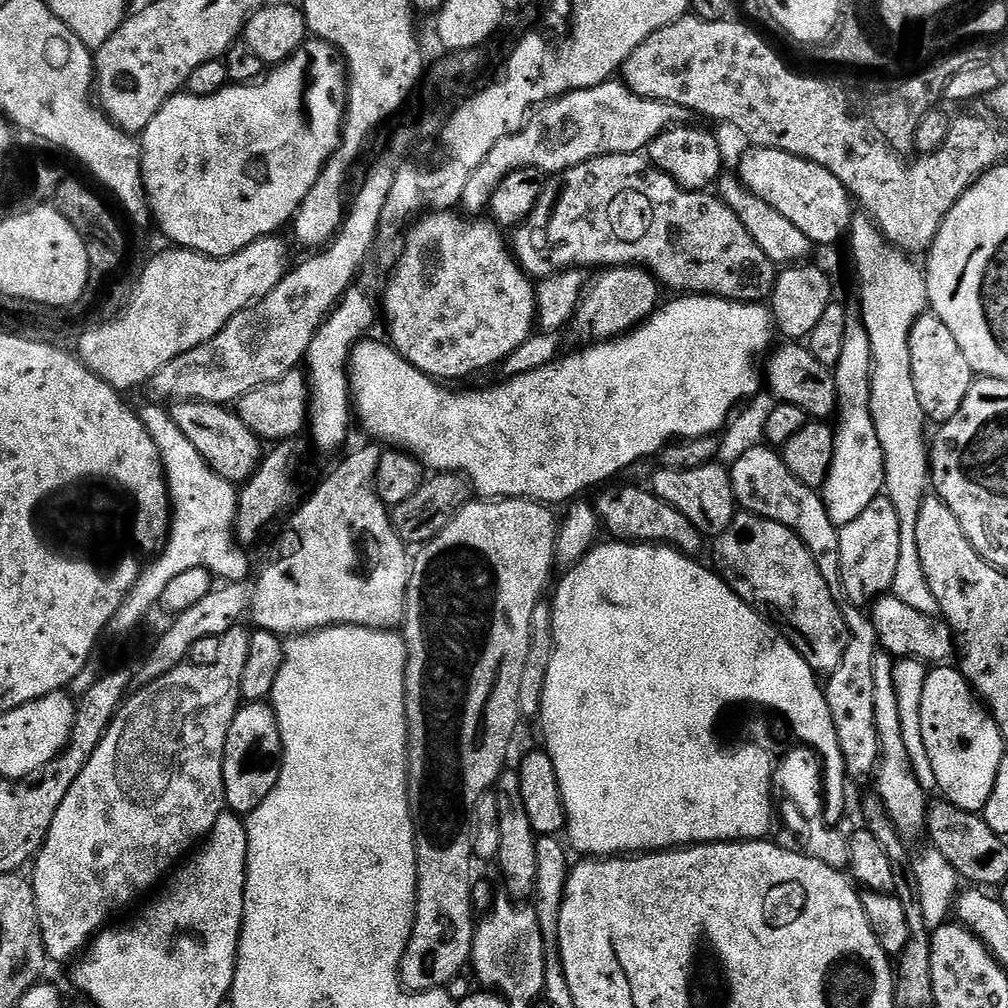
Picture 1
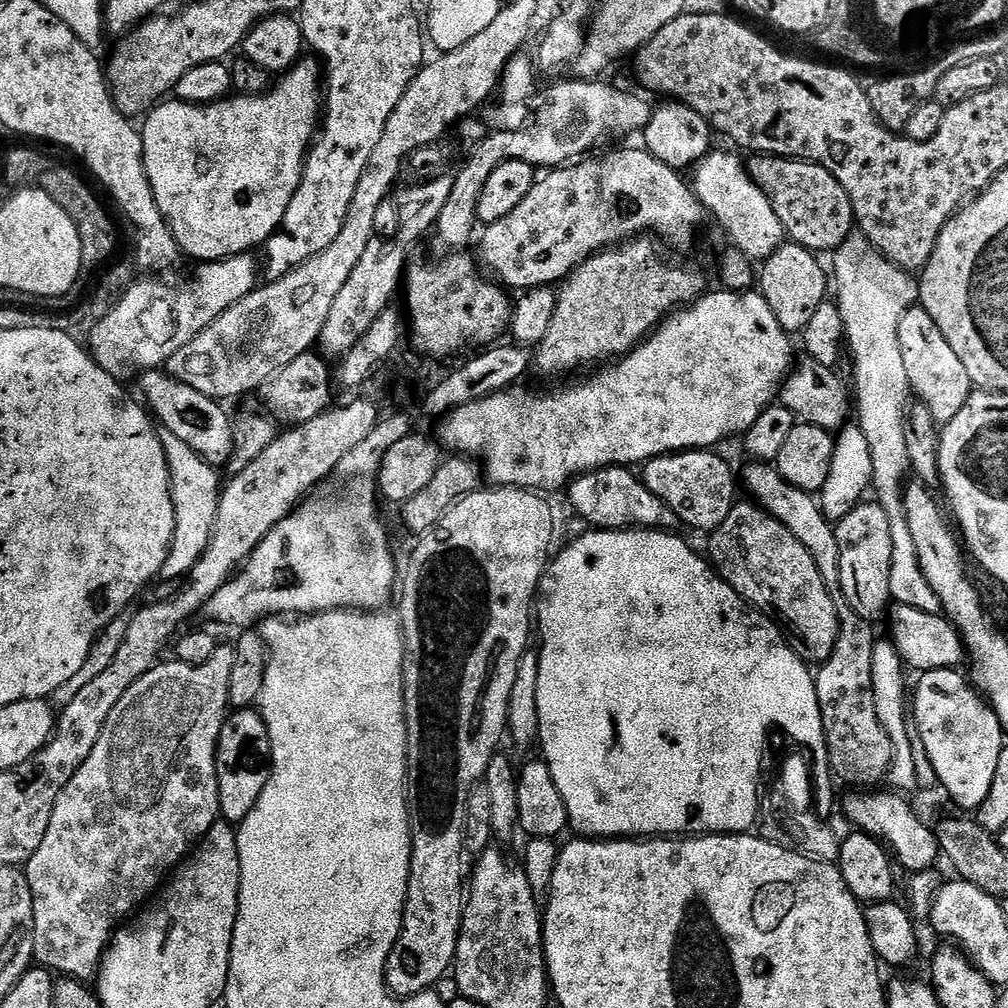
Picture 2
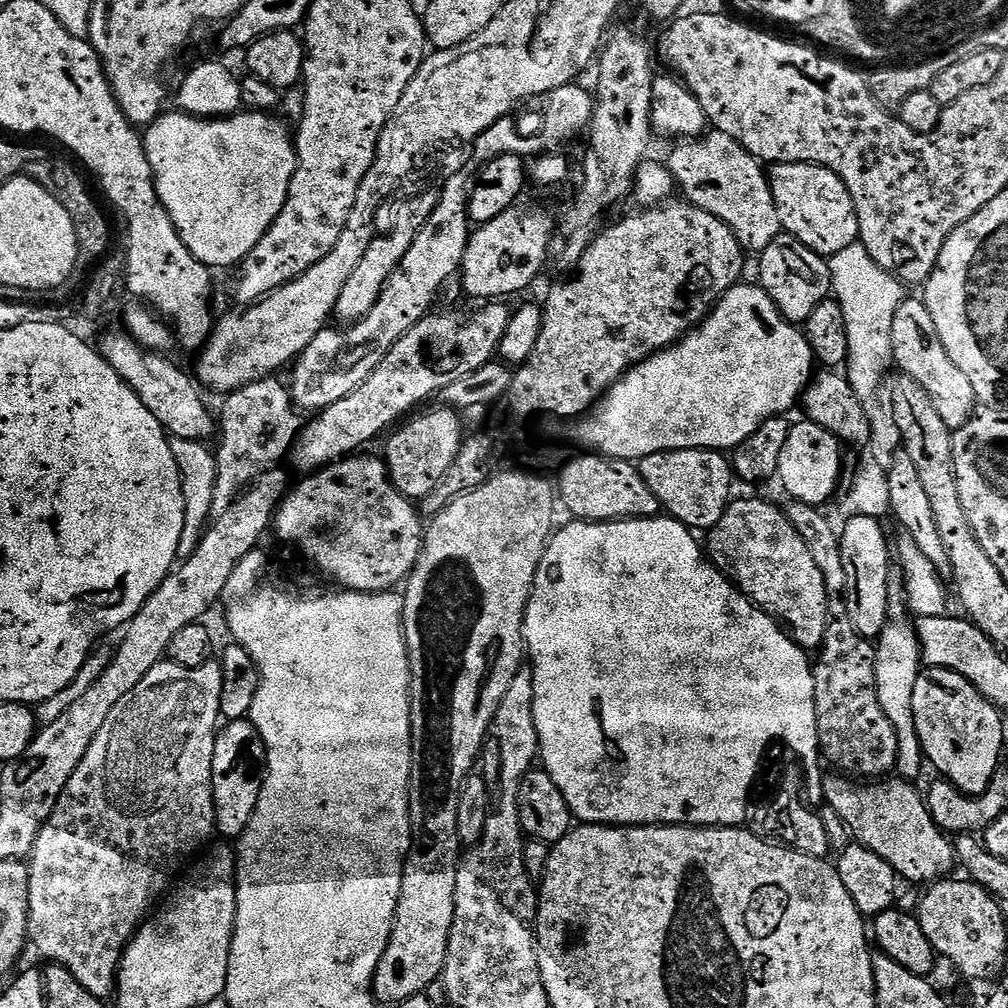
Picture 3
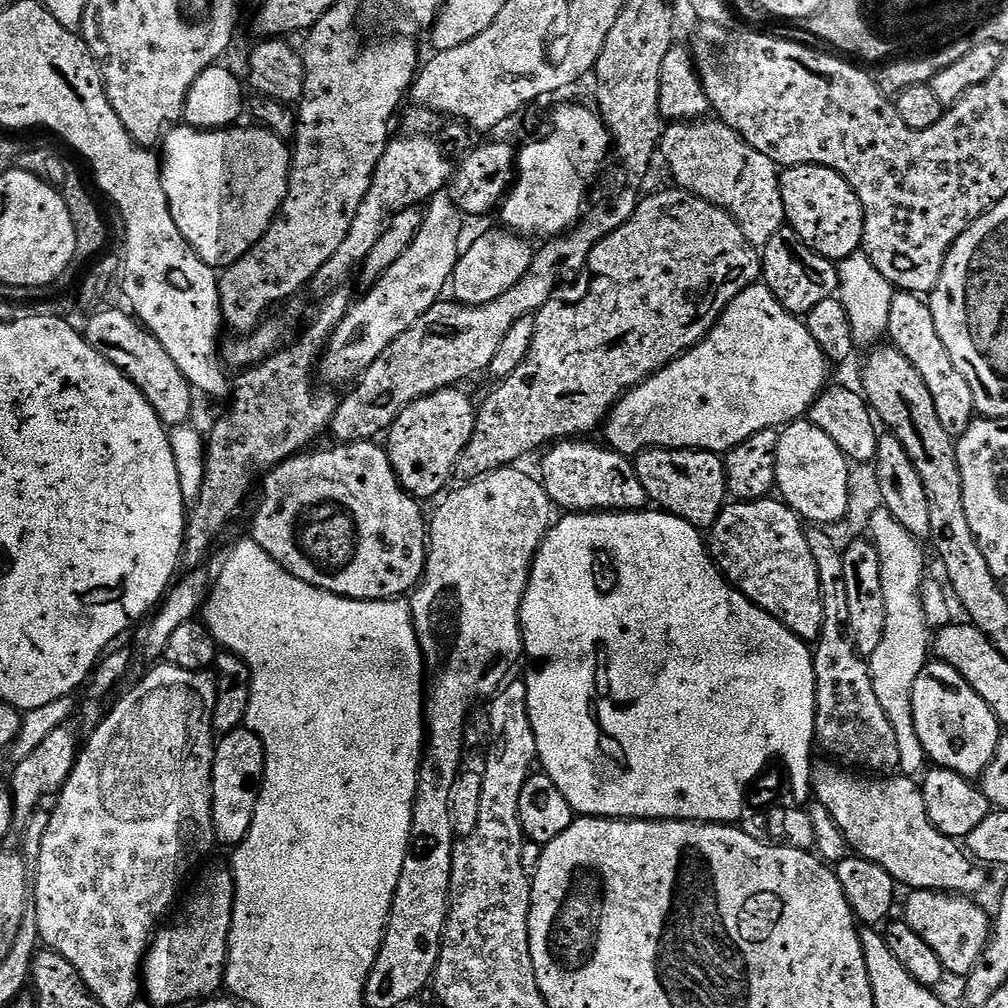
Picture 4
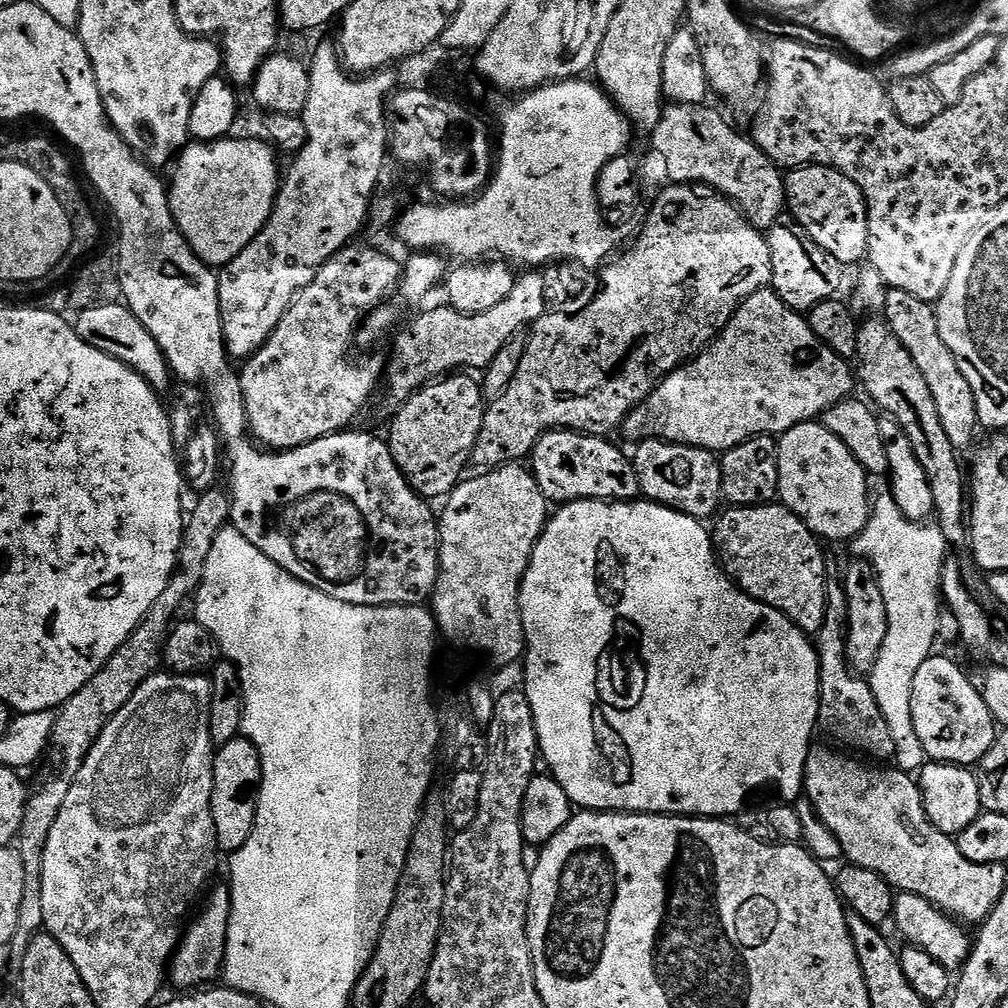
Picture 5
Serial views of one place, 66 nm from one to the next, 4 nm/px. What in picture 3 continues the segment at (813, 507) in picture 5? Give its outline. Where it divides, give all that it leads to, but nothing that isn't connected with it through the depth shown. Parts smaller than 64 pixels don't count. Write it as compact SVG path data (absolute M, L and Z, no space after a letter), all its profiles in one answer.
M811 422L793 423L788 429L786 446L778 458L776 476L780 484L789 492L792 500L803 504L824 506L824 503L836 492L836 483L840 480L840 451L842 445L822 426Z

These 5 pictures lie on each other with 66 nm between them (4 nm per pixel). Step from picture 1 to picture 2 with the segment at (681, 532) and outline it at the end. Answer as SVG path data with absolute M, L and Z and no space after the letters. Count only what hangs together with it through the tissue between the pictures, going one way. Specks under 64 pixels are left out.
M613 466L610 468L597 468L595 472L585 472L576 477L566 489L568 500L572 508L582 519L596 530L627 530L629 528L655 528L657 530L676 530L681 527L680 519L638 479L631 467Z

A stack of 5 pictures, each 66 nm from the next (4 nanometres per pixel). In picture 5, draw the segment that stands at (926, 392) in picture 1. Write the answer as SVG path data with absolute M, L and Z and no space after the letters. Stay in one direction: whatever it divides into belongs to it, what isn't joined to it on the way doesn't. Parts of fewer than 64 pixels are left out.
M889 288L882 315L888 321L890 330L898 334L898 342L902 342L902 346L910 350L910 358L914 358L918 370L922 370L922 378L926 378L926 386L930 386L930 394L934 394L934 402L938 405L938 419L950 437L950 442L954 442L957 450L968 447L971 449L977 443L976 431L981 431L982 428L978 406L974 402L974 390L970 390L966 374L958 370L958 362L954 354L950 354L950 346L942 342L935 307L922 302L922 298L914 298L914 294L906 294L906 290Z

